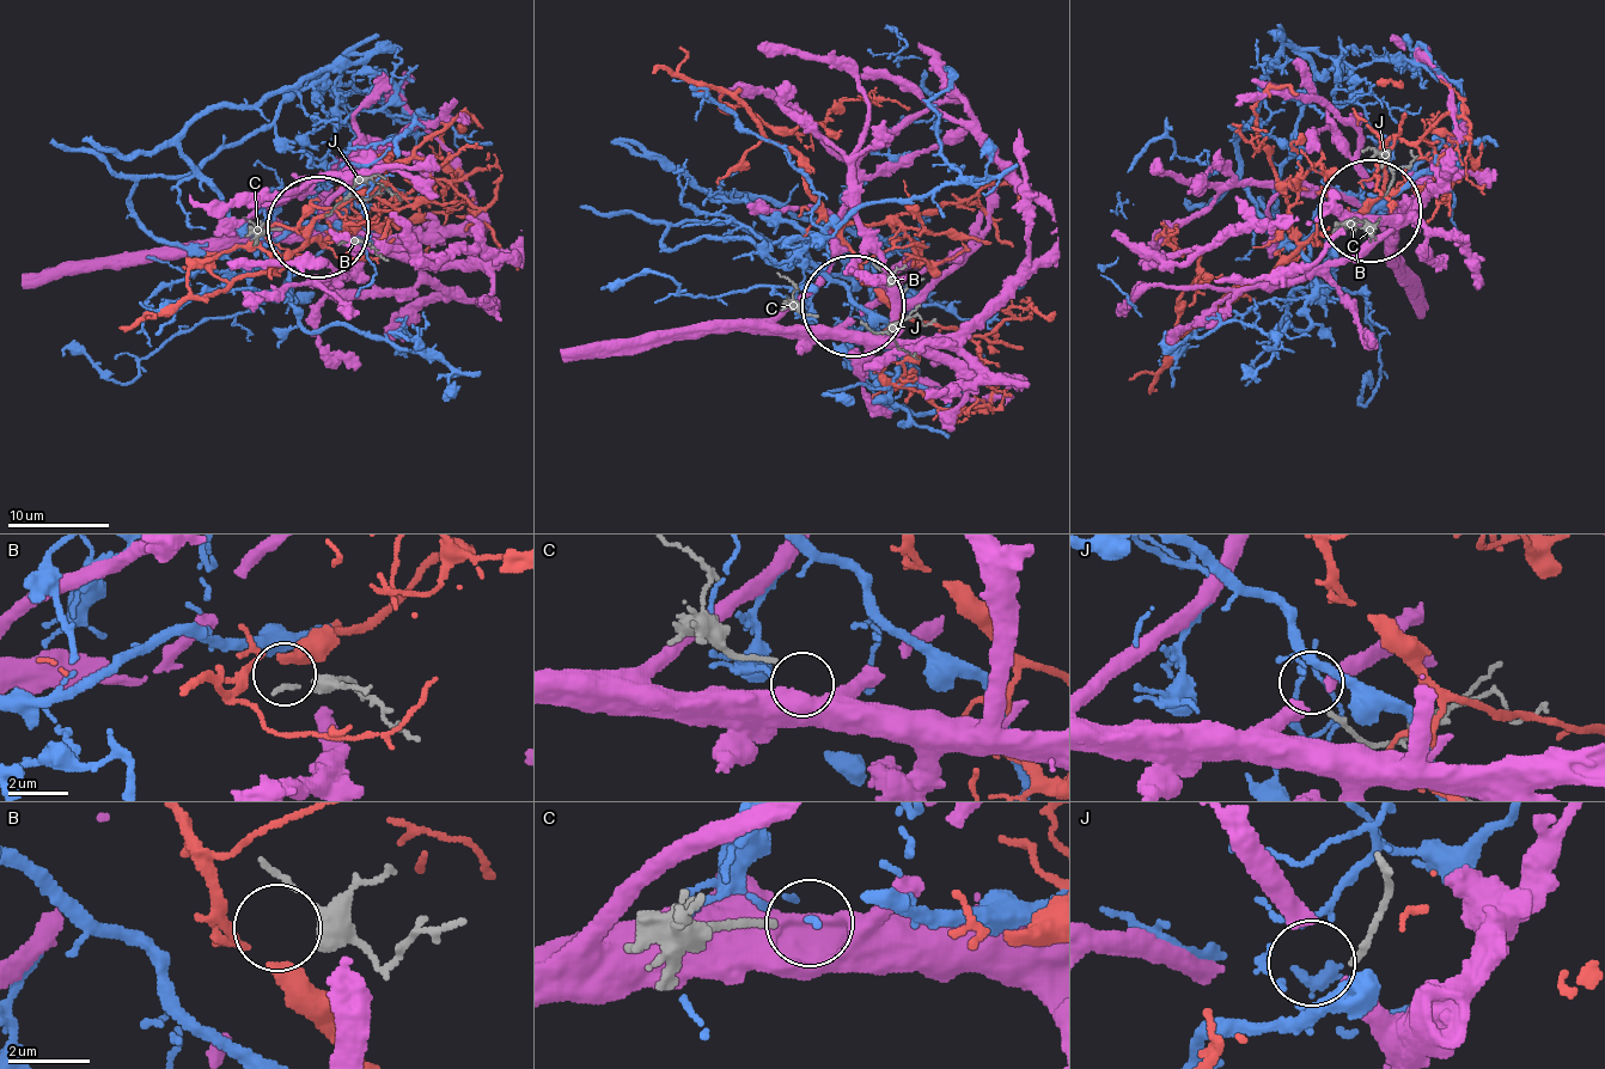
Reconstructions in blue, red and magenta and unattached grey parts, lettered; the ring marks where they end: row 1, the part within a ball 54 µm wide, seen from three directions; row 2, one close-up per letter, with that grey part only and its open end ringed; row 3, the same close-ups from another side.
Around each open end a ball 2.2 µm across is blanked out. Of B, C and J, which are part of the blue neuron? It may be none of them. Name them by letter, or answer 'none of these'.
J

